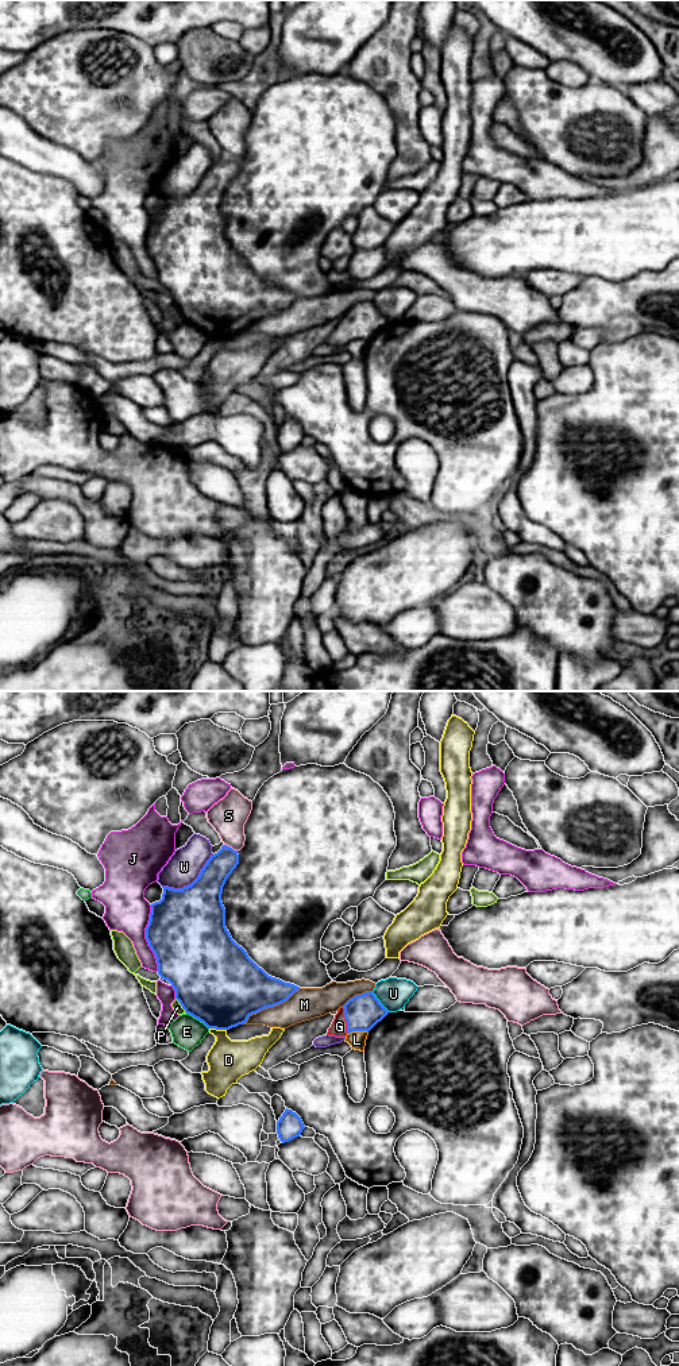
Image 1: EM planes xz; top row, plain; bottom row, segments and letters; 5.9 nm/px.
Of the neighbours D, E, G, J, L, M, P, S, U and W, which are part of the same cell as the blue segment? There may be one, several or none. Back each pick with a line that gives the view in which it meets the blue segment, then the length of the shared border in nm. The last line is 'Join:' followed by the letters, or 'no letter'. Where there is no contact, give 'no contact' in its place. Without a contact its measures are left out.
G: contact in xz; length 160 nm
Join: G

